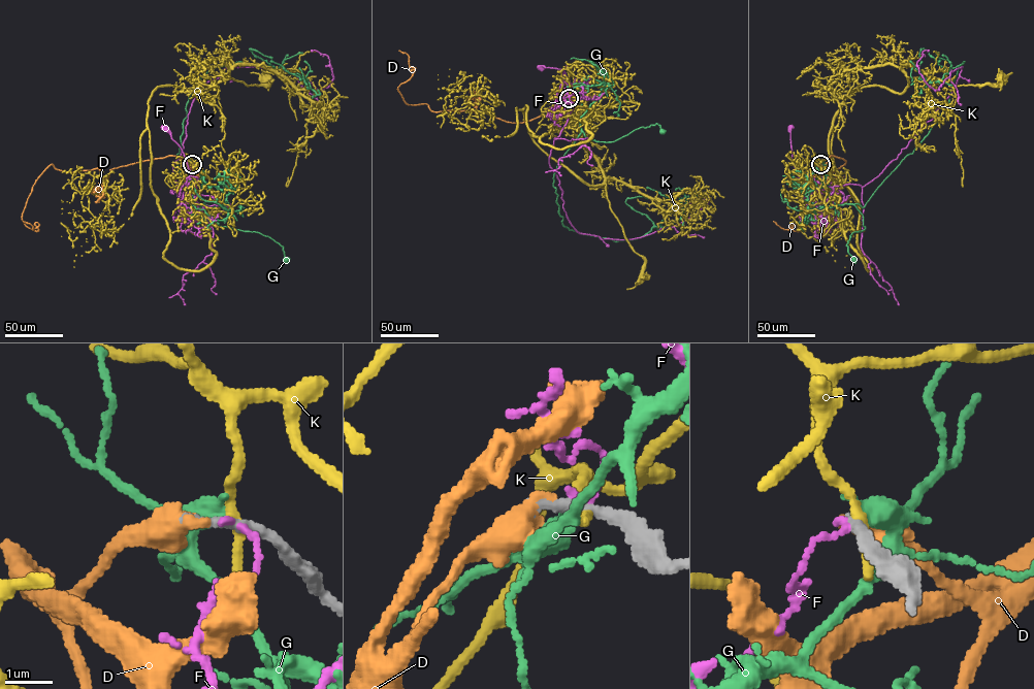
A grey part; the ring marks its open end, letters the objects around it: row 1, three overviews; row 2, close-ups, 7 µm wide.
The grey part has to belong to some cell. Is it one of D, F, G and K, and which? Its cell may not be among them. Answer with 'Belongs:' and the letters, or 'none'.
Belongs: D

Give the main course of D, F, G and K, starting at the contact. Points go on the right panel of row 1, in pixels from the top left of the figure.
D: (820, 164), (846, 161), (837, 179), (827, 165), (827, 194), (806, 227), (773, 221)
F: (820, 164), (808, 181), (844, 195), (828, 217), (825, 203), (833, 190), (795, 168), (790, 127)
G: (821, 164), (803, 186), (806, 196), (818, 204), (852, 203), (863, 215), (865, 229), (846, 244), (854, 260)
K: (820, 164), (812, 183), (870, 270), (829, 155), (835, 112), (907, 76), (1001, 78)

